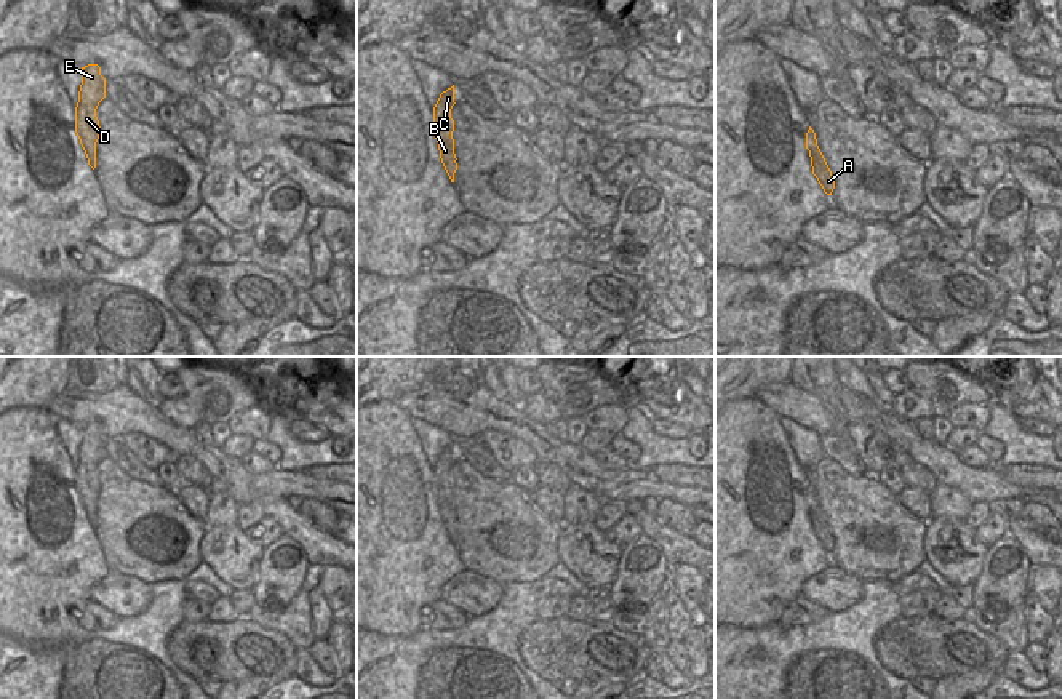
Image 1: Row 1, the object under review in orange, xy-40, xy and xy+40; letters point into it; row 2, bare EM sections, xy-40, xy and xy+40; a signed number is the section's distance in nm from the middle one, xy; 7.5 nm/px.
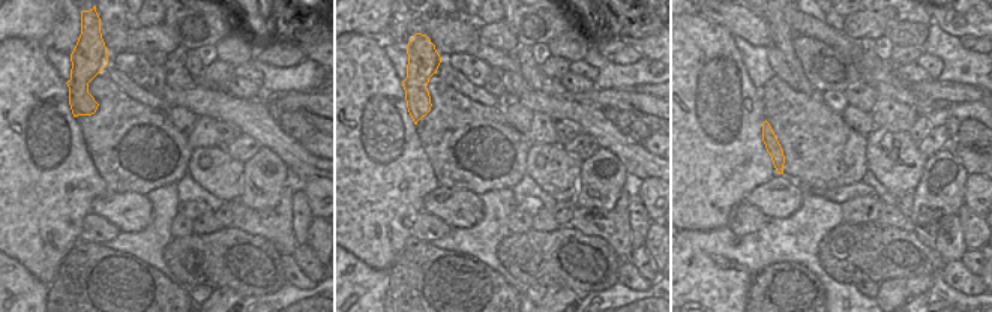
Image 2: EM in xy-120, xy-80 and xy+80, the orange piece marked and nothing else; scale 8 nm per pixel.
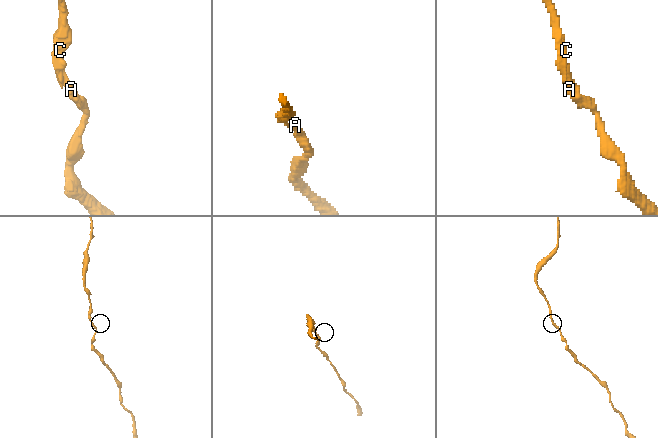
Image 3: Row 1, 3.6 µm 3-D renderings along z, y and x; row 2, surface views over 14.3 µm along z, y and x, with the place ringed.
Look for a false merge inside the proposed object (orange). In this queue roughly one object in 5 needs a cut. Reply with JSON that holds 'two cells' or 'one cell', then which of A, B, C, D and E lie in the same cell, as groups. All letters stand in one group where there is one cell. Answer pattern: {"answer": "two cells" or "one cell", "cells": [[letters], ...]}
{"answer": "one cell", "cells": [["A", "B", "C", "D", "E"]]}

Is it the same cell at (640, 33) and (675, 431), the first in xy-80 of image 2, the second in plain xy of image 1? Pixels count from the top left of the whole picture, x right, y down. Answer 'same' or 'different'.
different

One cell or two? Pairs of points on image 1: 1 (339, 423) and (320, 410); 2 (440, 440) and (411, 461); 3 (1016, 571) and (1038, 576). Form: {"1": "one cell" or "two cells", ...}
{"1": "one cell", "2": "two cells", "3": "two cells"}

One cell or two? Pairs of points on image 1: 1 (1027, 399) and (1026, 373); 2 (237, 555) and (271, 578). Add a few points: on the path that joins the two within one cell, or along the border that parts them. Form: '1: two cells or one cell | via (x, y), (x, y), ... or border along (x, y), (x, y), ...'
1: one cell | via (1026, 392), (1026, 379)
2: two cells | border along (266, 547), (261, 557), (259, 576), (251, 589)

